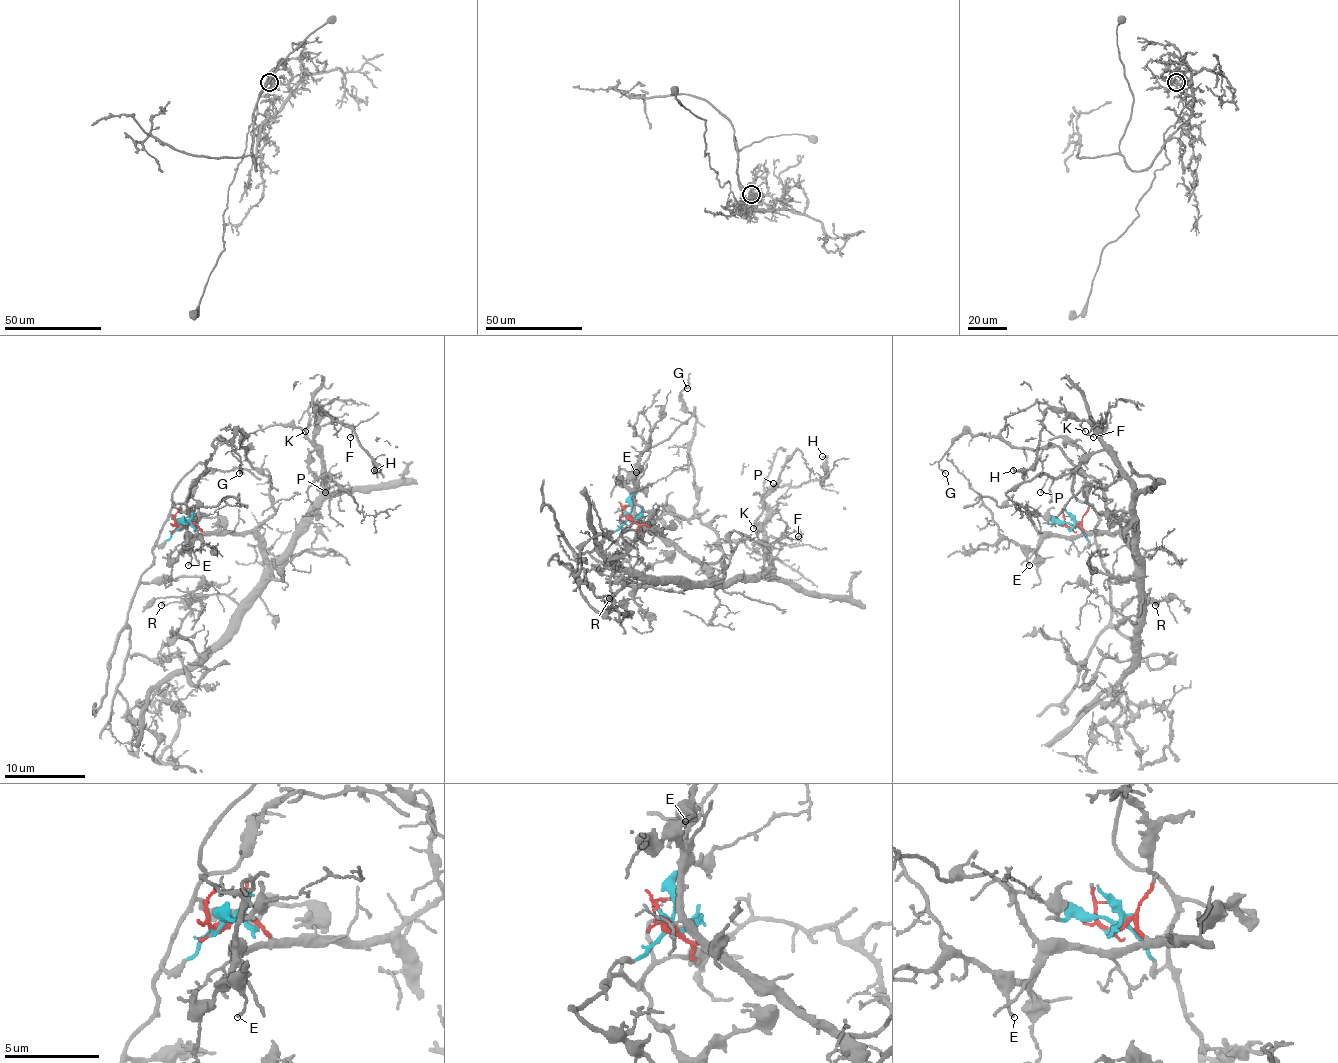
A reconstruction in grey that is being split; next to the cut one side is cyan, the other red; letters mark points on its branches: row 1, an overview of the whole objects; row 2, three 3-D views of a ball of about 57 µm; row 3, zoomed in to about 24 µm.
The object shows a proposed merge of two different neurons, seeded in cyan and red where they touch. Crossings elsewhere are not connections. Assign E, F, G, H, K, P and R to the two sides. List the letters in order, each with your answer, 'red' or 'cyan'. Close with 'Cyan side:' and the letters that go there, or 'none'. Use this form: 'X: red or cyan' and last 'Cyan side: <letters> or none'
E: red
F: red
G: red
H: red
K: red
P: red
R: cyan
Cyan side: R

